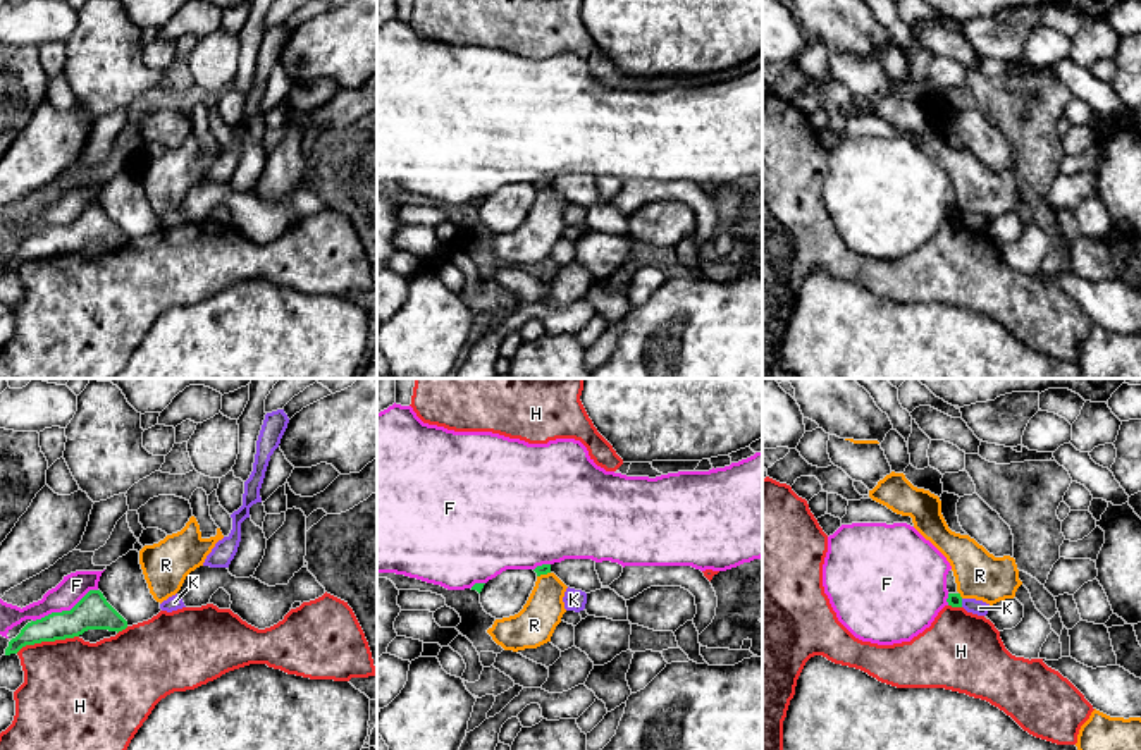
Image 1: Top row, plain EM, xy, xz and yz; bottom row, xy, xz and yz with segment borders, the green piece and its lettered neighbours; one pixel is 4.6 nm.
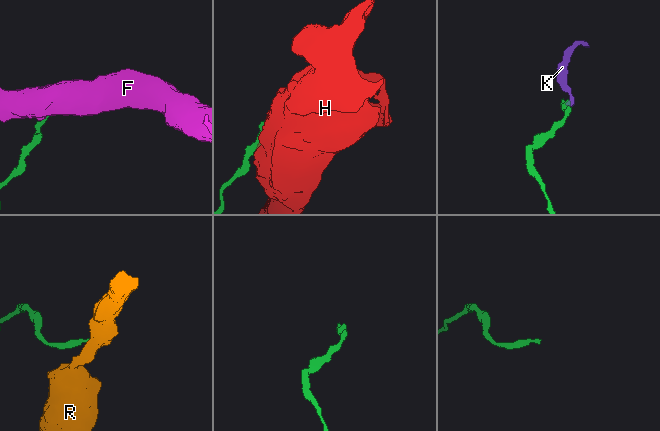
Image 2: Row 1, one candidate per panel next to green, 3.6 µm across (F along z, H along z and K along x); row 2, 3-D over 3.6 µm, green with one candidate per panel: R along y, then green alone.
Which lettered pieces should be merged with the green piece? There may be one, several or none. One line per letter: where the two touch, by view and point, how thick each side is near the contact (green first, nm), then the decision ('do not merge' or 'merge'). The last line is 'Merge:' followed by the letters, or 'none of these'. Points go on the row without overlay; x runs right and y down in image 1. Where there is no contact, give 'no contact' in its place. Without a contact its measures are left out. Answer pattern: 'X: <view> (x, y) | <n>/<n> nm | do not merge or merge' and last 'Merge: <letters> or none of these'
F: xy (64, 226) | 160/120 nm | do not merge
H: xy (47, 255) | 160/460 nm | do not merge
K: yz (961, 217) | 60/70 nm | do not merge
R: yz (959, 210) | 60/220 nm | do not merge
Merge: none of these

